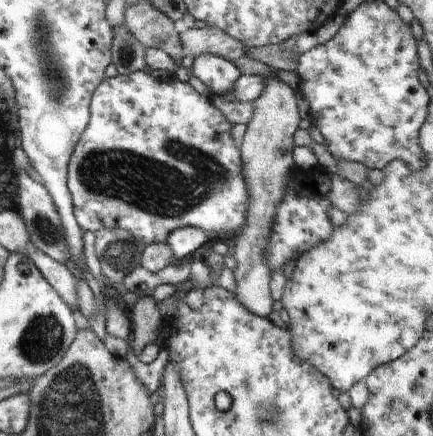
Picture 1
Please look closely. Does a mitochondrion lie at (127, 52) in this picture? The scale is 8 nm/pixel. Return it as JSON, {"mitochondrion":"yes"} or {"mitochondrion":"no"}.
{"mitochondrion":"yes"}

